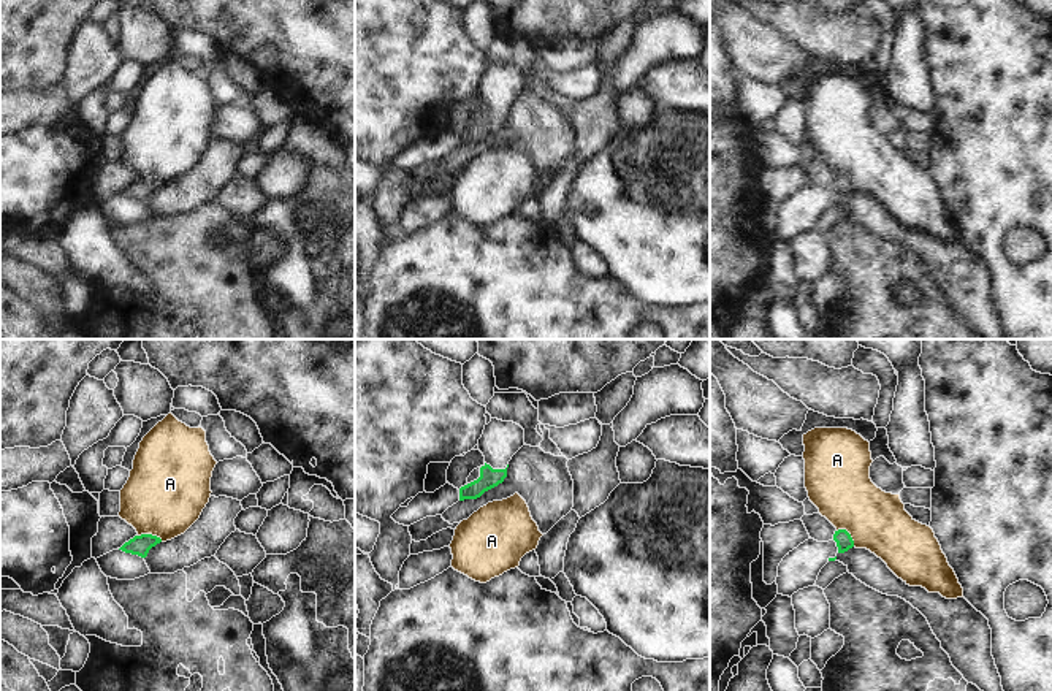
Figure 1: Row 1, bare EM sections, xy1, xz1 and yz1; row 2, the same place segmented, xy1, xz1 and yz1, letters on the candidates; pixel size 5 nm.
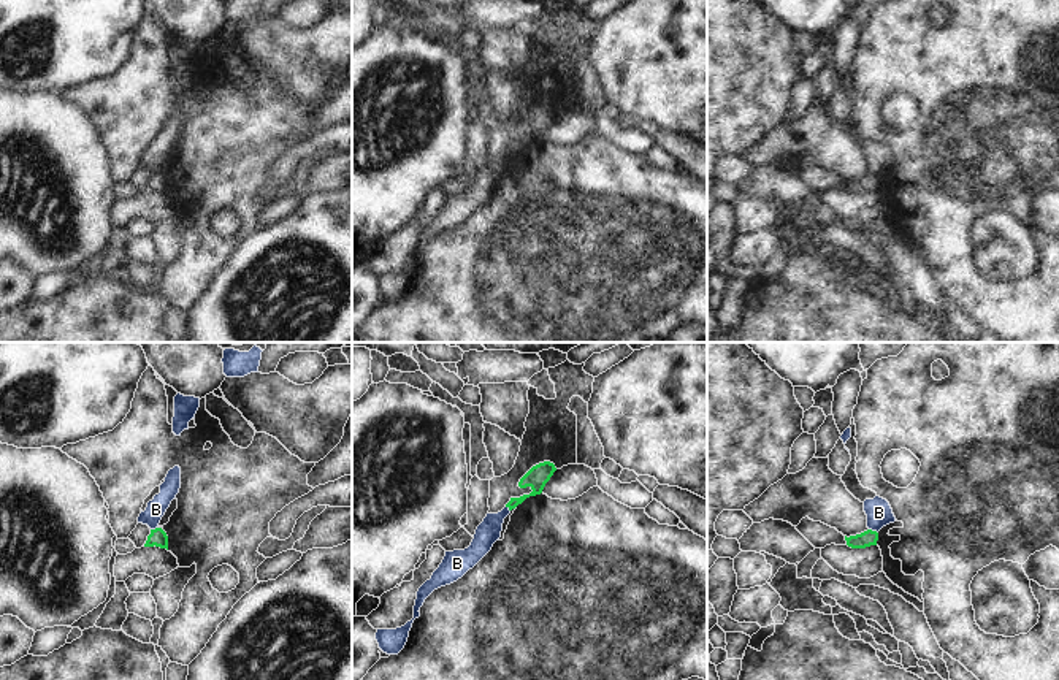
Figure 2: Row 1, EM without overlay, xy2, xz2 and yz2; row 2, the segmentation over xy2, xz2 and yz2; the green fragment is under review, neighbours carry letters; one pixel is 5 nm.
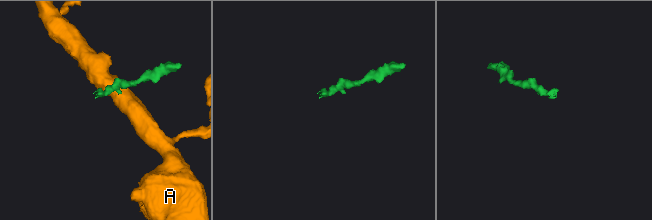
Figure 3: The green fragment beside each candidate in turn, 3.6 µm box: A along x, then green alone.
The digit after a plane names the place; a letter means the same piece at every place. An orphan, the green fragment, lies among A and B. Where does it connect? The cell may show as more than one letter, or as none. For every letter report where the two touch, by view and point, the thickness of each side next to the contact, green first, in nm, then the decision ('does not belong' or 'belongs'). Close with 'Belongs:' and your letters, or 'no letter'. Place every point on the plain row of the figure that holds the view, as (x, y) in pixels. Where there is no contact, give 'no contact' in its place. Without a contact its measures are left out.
A: contact xy1 (151, 179); calibres 100 and 420 nm; does not belong
B: contact yz2 (874, 176); calibres 80 and 130 nm; does not belong
Belongs: no letter

